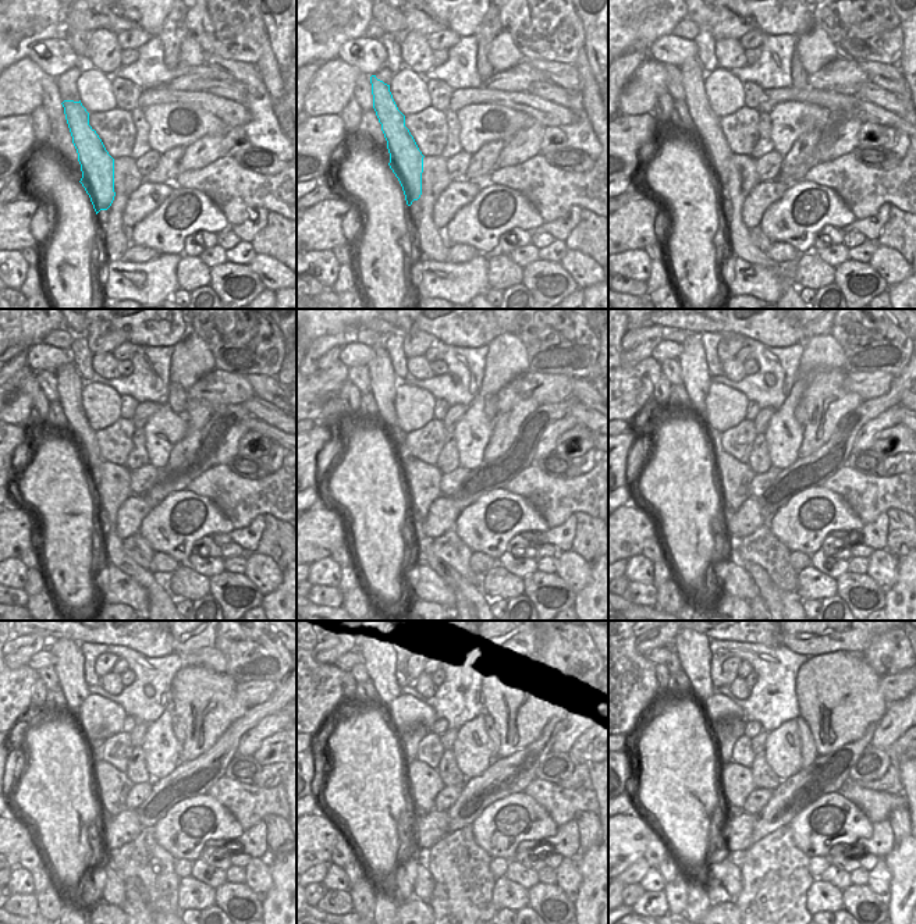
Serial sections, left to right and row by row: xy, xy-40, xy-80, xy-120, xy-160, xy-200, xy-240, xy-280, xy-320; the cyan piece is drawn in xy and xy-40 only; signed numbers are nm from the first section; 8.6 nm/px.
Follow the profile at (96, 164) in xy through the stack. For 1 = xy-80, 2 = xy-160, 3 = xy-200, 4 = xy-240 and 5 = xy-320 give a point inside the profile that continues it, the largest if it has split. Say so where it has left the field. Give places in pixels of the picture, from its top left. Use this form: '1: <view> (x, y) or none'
1: xy-80 (713, 145)
2: xy-160 (383, 381)
3: xy-200 (696, 376)
4: xy-240 (68, 667)
5: xy-320 (693, 651)

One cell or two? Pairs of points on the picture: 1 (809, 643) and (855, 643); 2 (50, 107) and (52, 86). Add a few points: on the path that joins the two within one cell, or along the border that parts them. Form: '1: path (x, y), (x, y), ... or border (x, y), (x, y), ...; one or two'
1: path (820, 642), (844, 642); one
2: path (50, 102), (50, 92); one

